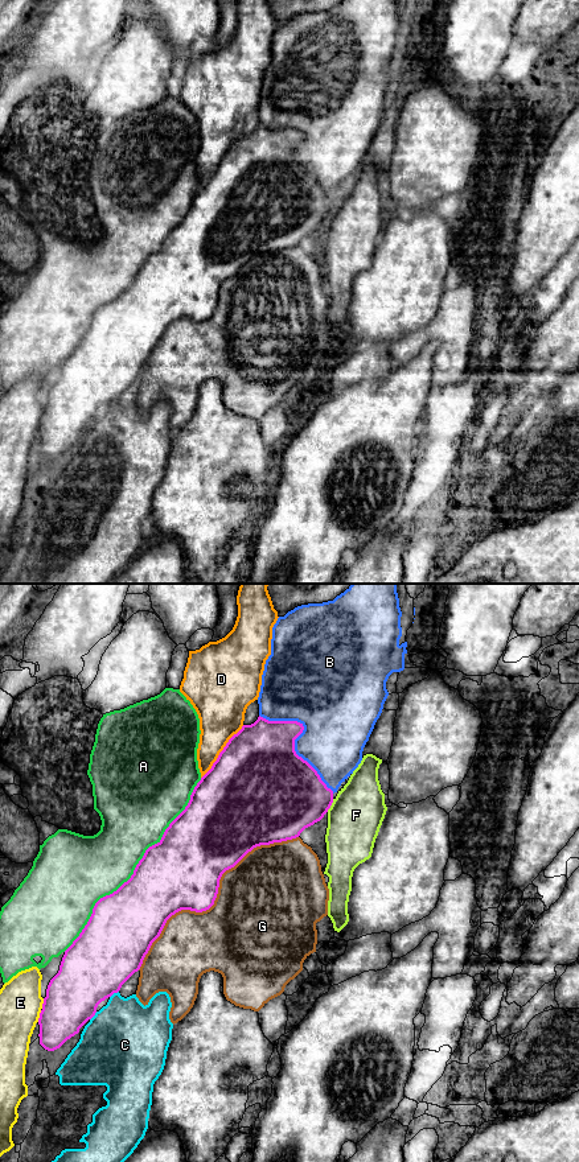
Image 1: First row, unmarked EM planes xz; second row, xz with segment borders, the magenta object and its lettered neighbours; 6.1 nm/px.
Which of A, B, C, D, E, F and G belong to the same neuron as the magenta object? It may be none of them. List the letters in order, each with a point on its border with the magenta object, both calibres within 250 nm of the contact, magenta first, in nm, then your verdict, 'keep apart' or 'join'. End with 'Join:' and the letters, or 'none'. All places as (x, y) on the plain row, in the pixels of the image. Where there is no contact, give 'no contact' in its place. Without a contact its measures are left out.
A: contact xz (135, 276); calibres 440 and 380 nm; keep apart
B: contact xz (296, 145); calibres 420 and 400 nm; keep apart
C: contact xz (114, 400); calibres 400 and 400 nm; keep apart
D: contact xz (221, 160); calibres 500 and 280 nm; keep apart
E: contact xz (40, 424); calibres 320 and 260 nm; keep apart
F: contact xz (331, 213); calibres 420 and 320 nm; keep apart
G: contact xz (214, 308); calibres 440 and 500 nm; keep apart
Join: none

